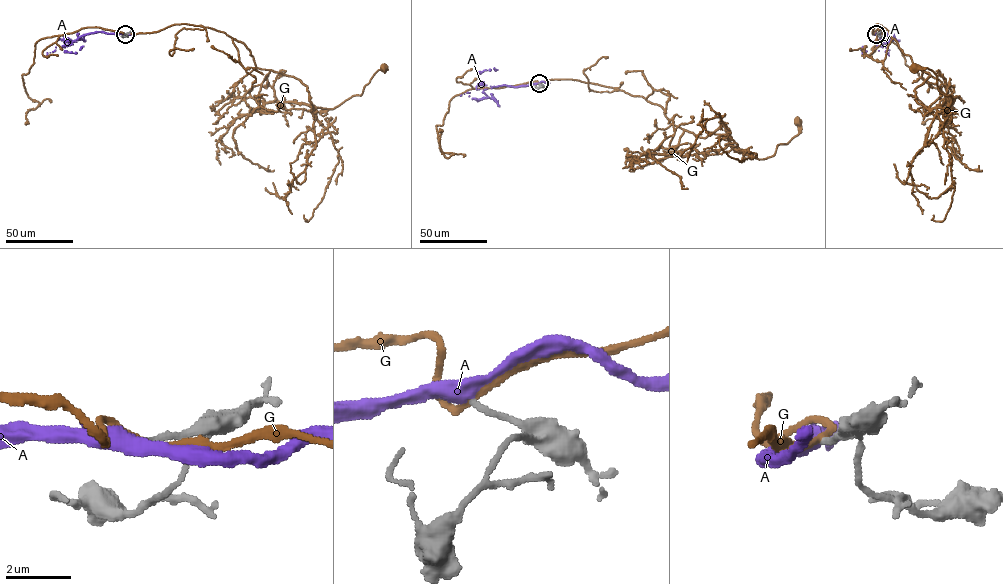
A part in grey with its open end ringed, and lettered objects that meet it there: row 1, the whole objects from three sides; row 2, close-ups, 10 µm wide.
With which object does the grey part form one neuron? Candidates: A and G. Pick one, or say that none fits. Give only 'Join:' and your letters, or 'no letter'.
Join: A

